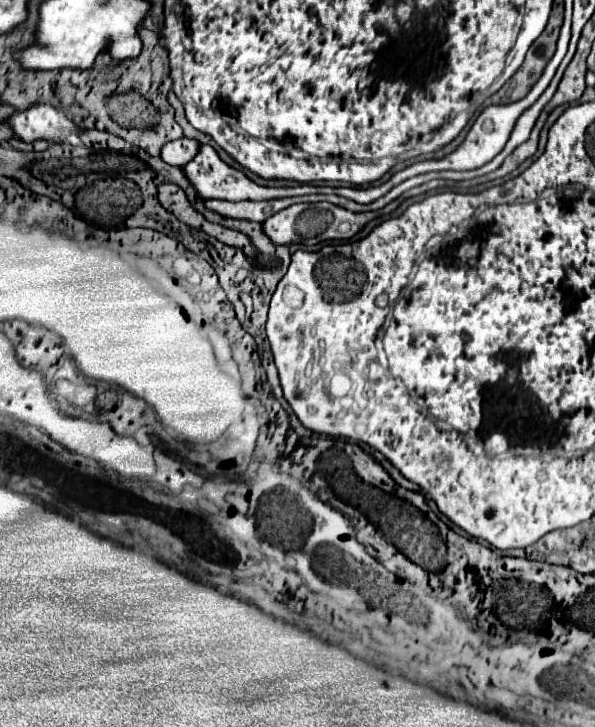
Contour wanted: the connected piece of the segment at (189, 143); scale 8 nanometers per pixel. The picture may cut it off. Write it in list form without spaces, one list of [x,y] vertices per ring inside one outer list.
[[[183,136],[183,138],[177,138],[177,140],[173,140],[173,142],[169,142],[169,144],[163,146],[161,158],[167,164],[171,164],[171,166],[185,166],[189,160],[195,158],[199,146],[201,146],[199,140]]]

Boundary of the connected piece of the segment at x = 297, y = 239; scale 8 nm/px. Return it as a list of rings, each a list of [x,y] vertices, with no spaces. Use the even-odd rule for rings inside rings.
[[[311,202],[311,204],[293,204],[281,212],[275,212],[265,222],[265,232],[275,244],[305,244],[315,246],[323,240],[347,240],[355,236],[369,220],[373,220],[379,212],[361,212],[353,214],[331,202]]]

